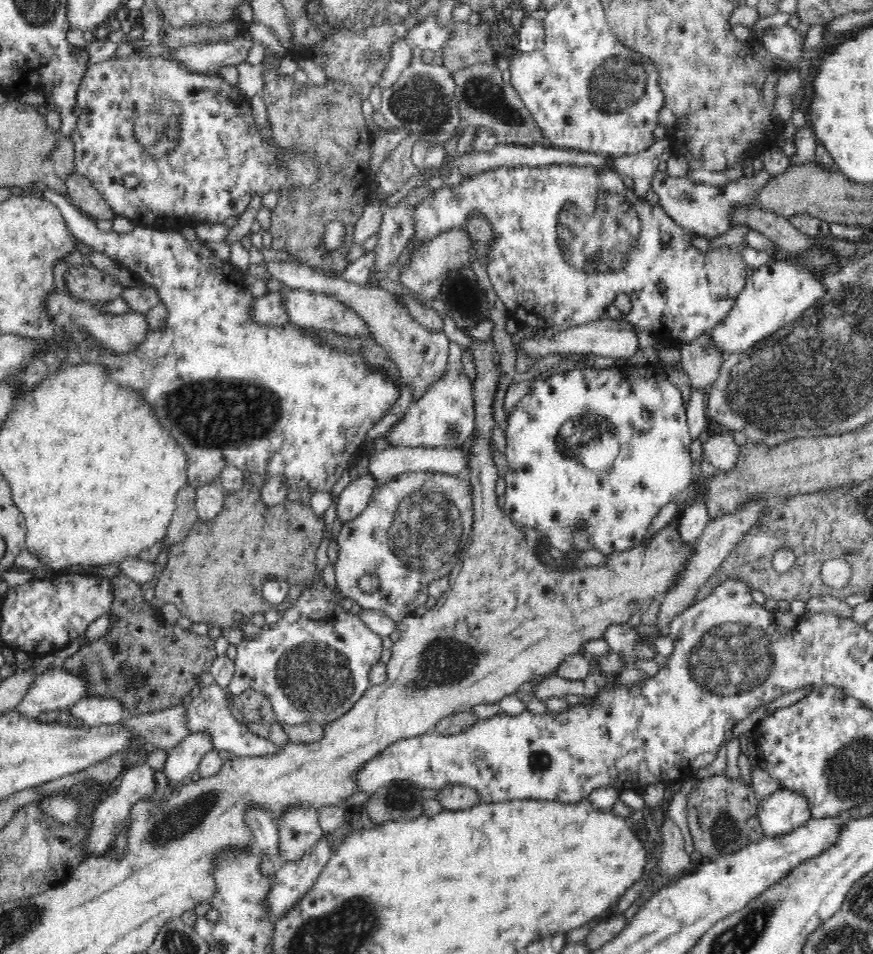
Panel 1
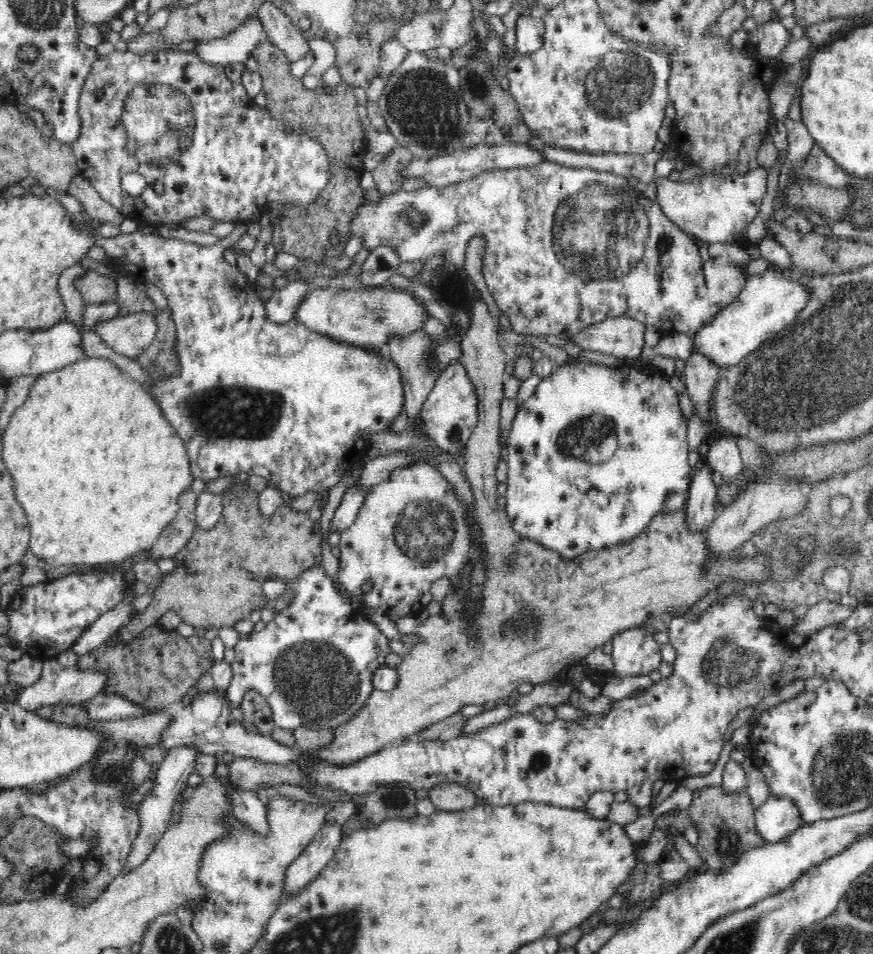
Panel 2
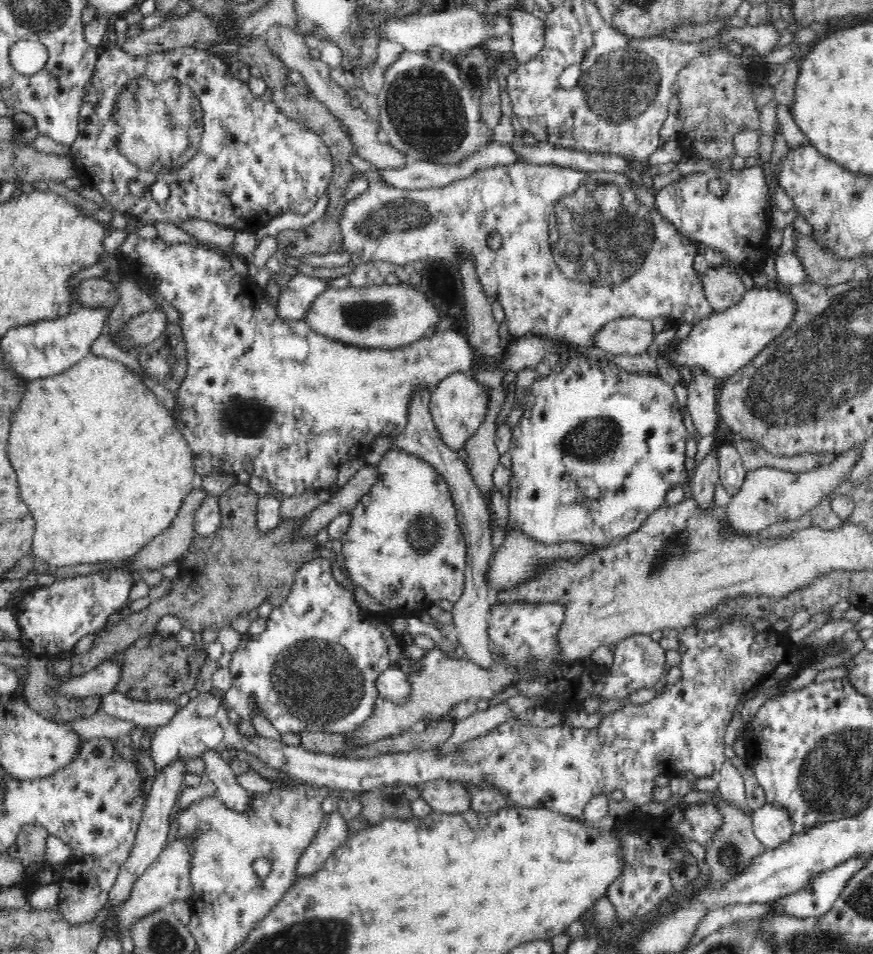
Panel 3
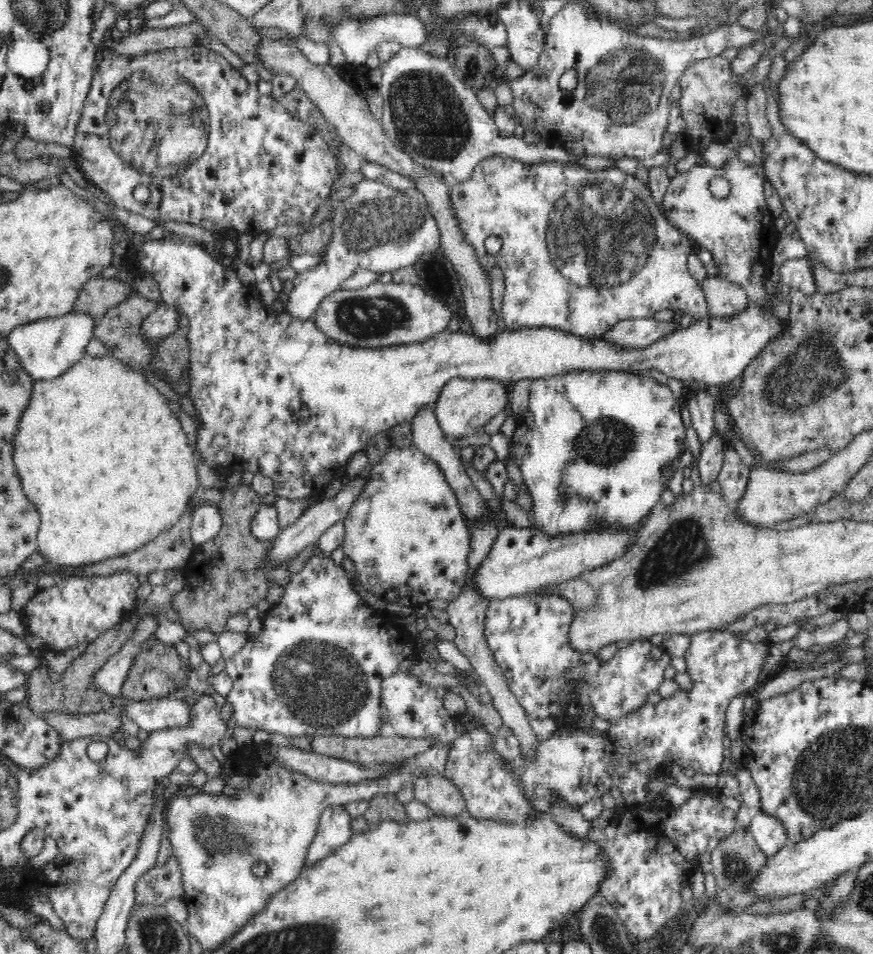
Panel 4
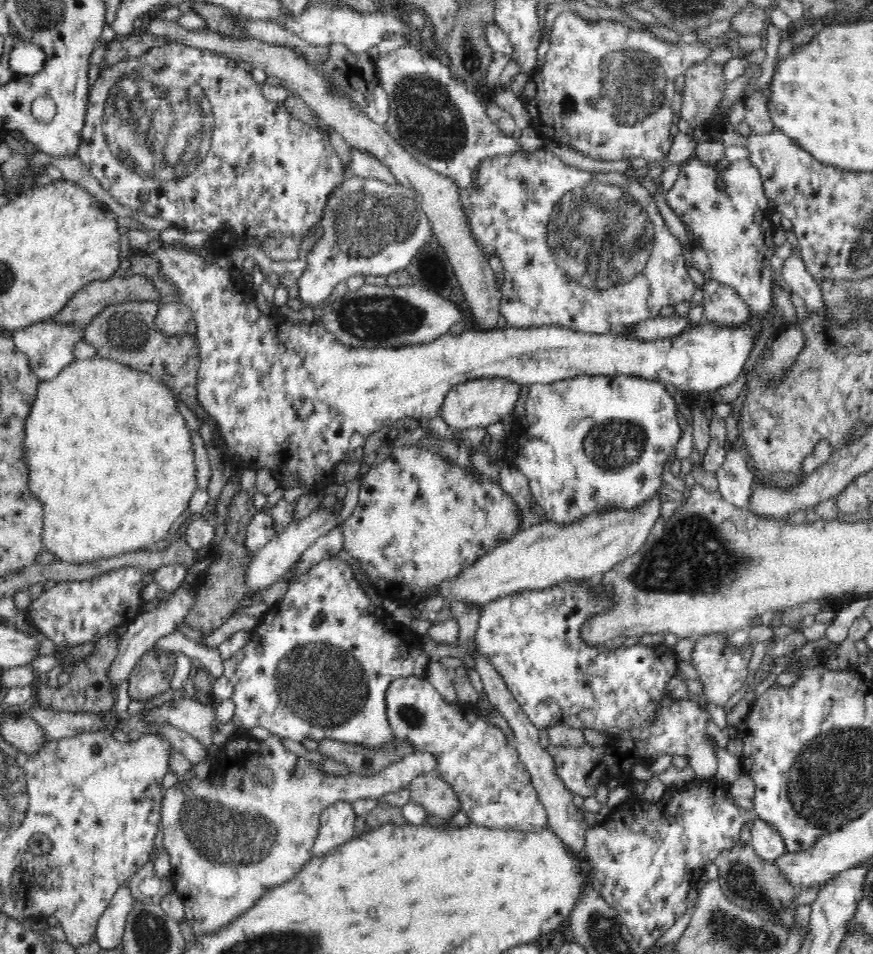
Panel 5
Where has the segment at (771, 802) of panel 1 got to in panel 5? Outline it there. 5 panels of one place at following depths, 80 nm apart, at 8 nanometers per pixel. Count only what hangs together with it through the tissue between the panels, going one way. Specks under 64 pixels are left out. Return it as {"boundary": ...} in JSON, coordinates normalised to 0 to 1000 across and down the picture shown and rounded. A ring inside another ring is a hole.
{"boundary":[[[868,855],[859,862],[861,875],[860,886],[866,890],[871,898],[876,899],[880,904],[887,904],[899,892],[899,884],[893,875],[893,871],[880,863],[877,858]]]}

